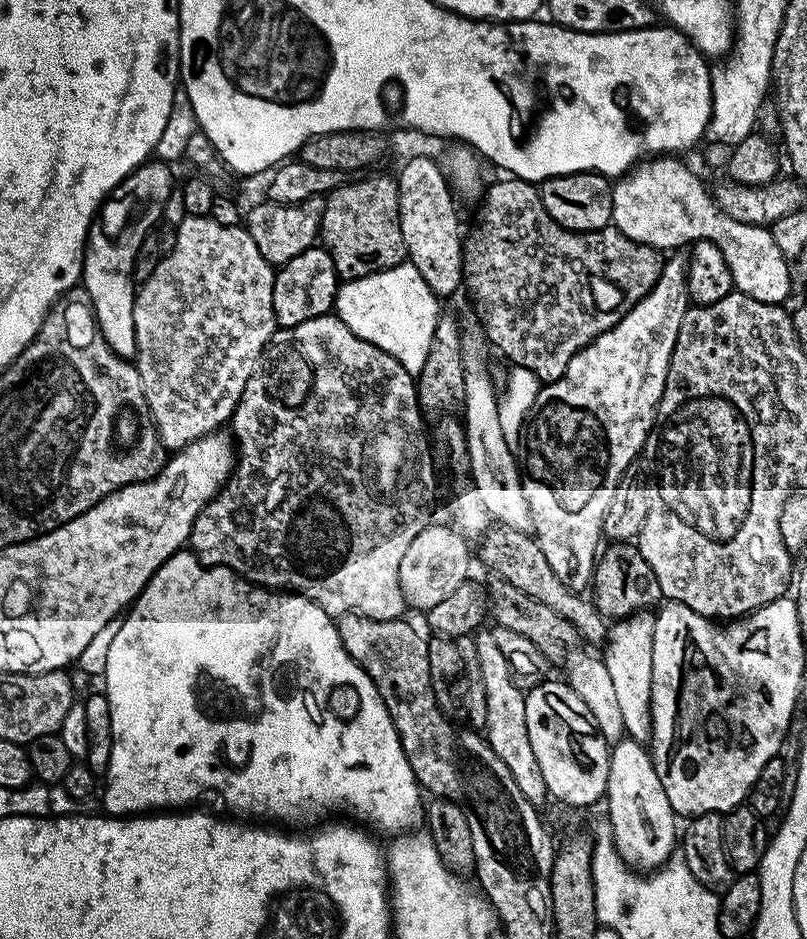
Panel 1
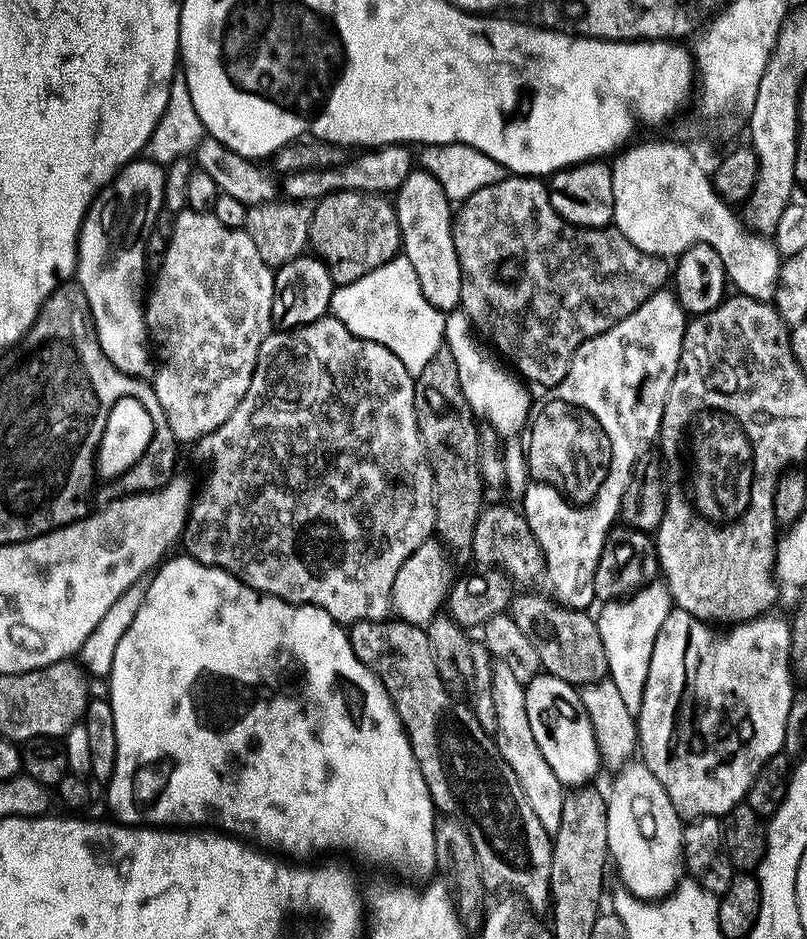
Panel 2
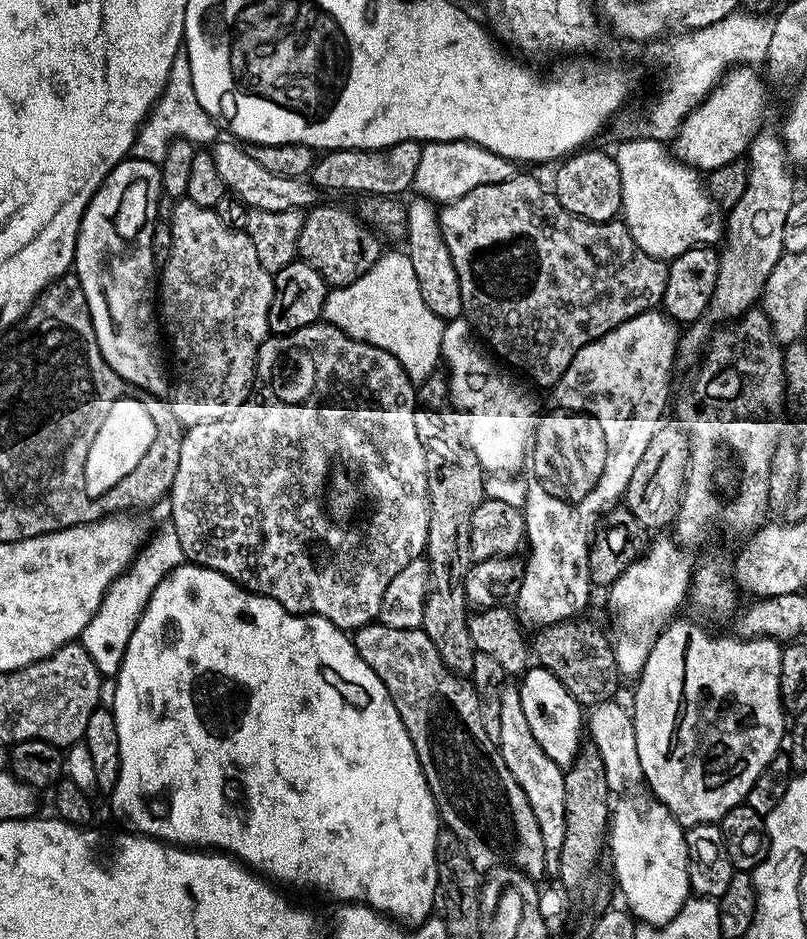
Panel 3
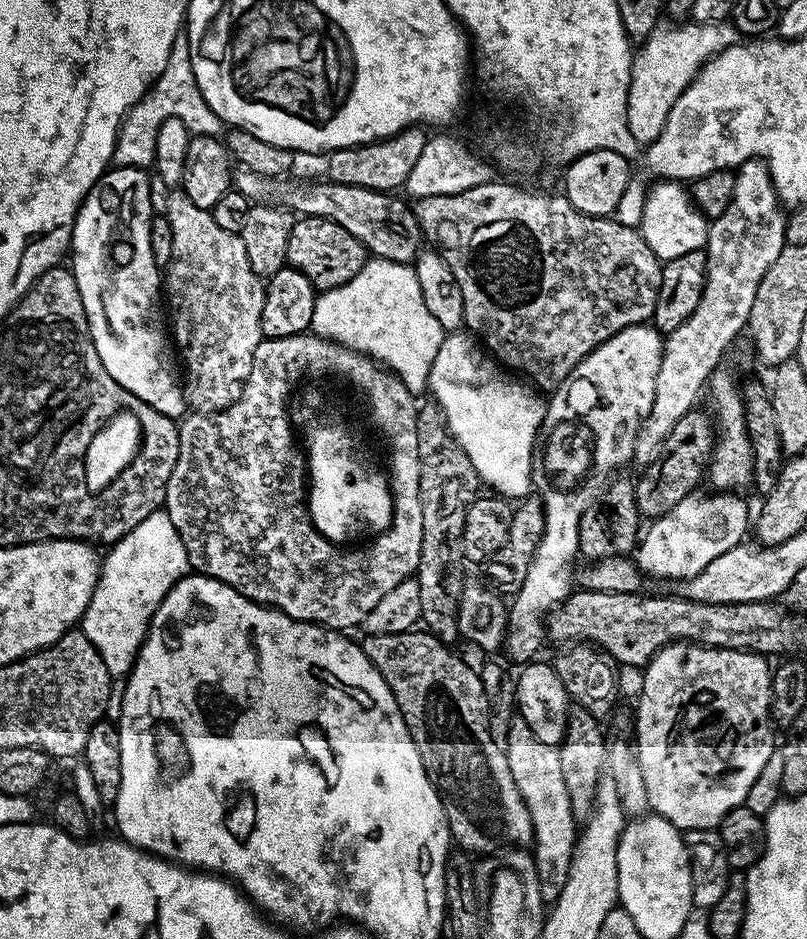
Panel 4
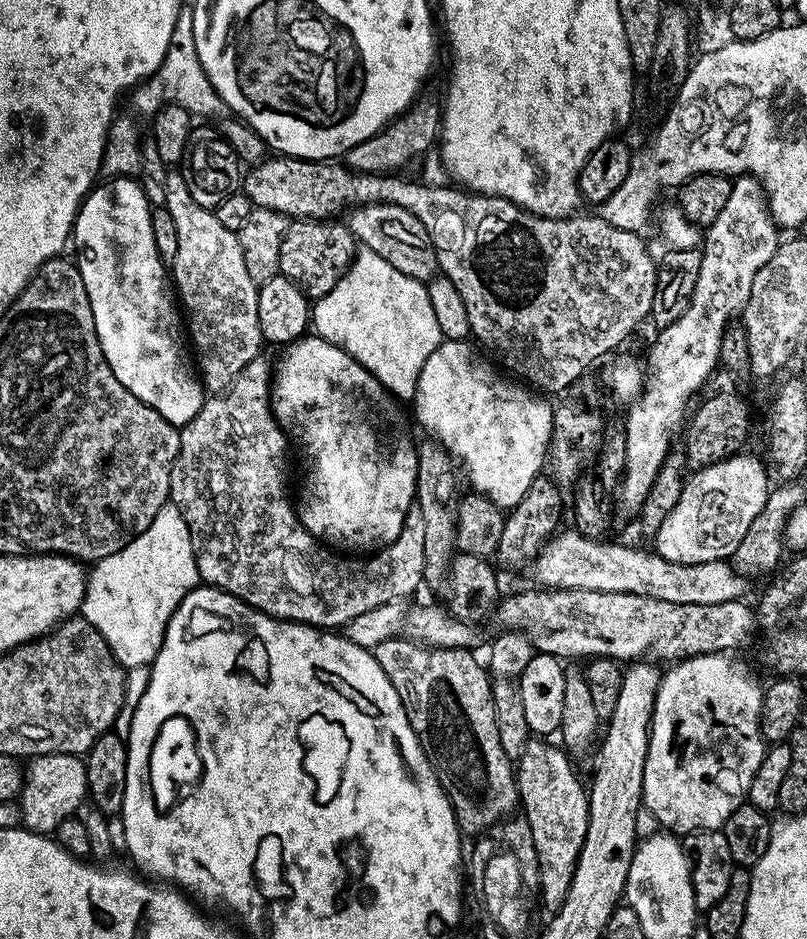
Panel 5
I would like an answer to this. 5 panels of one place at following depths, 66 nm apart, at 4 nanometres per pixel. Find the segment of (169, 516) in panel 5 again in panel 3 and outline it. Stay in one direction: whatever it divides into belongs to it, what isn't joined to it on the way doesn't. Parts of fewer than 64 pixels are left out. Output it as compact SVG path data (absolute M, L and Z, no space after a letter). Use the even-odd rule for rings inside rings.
M164 526L153 536L151 533L147 537L146 543L136 553L132 565L106 590L94 618L90 618L86 630L82 630L78 637L86 654L94 658L94 666L98 666L101 677L115 678L120 673L130 634L134 634L134 626L138 626L144 607L150 602L158 585L183 563L185 563L184 551L182 542L178 542L178 534L172 527Z

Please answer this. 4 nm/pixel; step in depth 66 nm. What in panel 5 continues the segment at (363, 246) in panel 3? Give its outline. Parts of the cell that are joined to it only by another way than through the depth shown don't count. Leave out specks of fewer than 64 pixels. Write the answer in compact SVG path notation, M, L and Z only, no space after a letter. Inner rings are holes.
M296 218L289 223L286 234L282 238L282 251L278 253L280 275L290 278L304 291L309 301L321 300L346 274L358 251L358 241L348 229L347 223L335 219L305 220Z

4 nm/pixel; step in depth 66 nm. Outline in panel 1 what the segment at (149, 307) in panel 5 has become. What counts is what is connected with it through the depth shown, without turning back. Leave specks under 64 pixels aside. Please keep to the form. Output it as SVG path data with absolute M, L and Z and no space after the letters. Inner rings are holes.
M141 166L124 179L104 199L100 211L88 228L88 243L84 249L82 287L90 294L96 321L112 349L125 358L135 357L134 302L137 285L134 283L136 256L144 239L161 223L166 198L174 190L174 179L166 166Z

